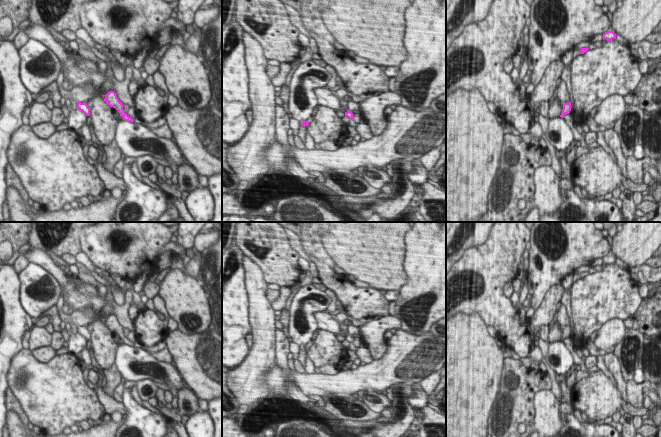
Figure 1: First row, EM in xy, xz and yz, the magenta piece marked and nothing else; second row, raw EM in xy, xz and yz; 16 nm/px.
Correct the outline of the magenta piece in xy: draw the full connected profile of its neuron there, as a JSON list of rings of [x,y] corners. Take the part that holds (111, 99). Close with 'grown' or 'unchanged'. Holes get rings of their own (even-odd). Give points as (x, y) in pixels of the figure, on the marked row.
[[[109,91],[104,98],[104,101],[110,106],[115,108],[120,116],[123,117],[123,120],[128,121],[128,122],[132,122],[134,121],[134,119],[132,119],[131,117],[129,117],[127,115],[127,113],[123,110],[123,104],[119,101],[119,99],[117,98],[117,95],[114,91]]]; unchanged

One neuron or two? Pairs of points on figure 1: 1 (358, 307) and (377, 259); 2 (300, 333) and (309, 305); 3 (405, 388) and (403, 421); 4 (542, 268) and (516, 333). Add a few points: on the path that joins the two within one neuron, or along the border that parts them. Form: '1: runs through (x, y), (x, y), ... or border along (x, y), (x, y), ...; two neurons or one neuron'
1: border along (370, 286), (378, 290); two neurons
2: runs through (307, 328), (307, 312); one neuron
3: runs through (404, 396), (405, 411), (403, 413); one neuron
4: border along (557, 284), (548, 290), (536, 311); two neurons

